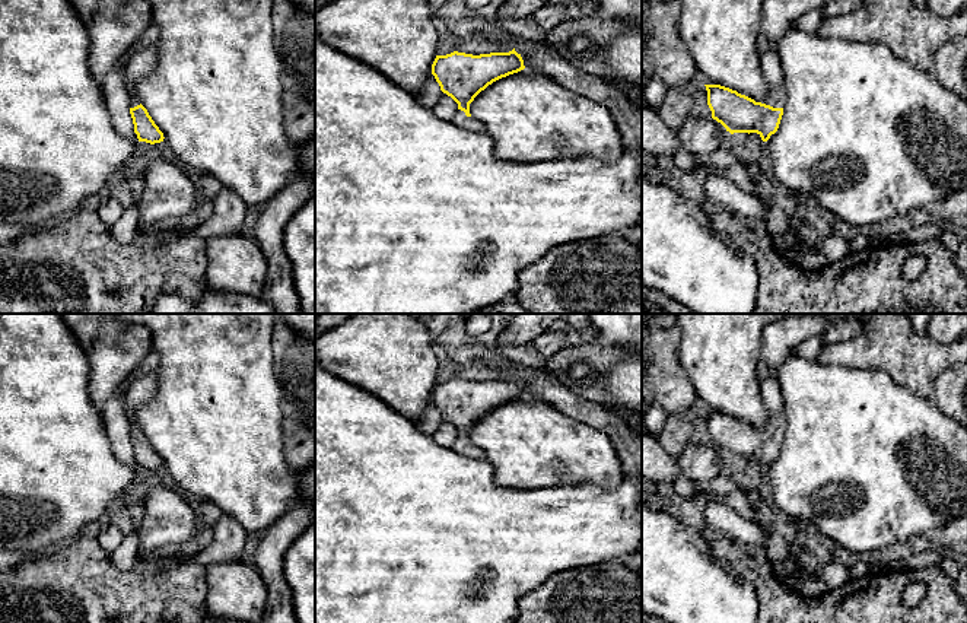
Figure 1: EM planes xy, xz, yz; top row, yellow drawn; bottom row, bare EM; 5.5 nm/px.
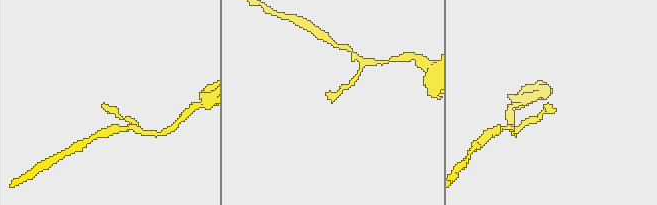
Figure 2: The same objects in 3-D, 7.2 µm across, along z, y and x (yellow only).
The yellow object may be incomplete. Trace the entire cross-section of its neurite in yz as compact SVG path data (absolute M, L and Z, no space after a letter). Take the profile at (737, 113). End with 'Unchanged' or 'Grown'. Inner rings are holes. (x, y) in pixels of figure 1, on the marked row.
M776 45L760 55L761 71L769 86L764 104L721 85L704 85L712 118L726 131L757 133L767 142L779 128L786 102L785 73Z. Grown

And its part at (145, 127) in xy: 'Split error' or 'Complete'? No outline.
Split error

